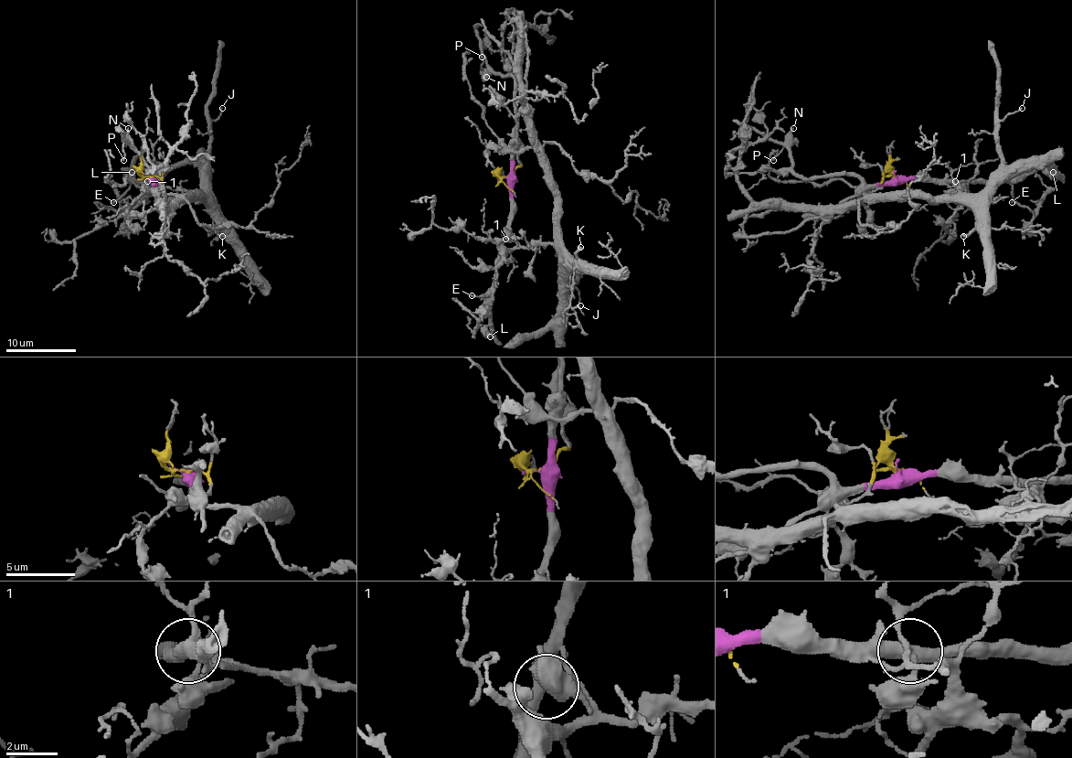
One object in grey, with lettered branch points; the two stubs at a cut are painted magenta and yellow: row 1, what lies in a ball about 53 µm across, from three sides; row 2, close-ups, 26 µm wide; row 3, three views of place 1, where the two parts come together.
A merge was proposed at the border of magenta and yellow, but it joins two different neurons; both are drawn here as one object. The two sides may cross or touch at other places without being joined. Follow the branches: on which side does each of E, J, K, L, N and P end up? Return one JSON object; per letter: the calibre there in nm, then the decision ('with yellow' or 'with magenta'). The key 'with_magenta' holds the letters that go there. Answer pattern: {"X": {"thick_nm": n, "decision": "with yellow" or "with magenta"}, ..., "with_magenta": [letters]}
{"E": {"thick_nm": 180, "decision": "with magenta"}, "J": {"thick_nm": 120, "decision": "with yellow"}, "K": {"thick_nm": 280, "decision": "with yellow"}, "L": {"thick_nm": 650, "decision": "with magenta"}, "N": {"thick_nm": 200, "decision": "with magenta"}, "P": {"thick_nm": 140, "decision": "with magenta"}, "with_magenta": ["E", "L", "N", "P"]}

